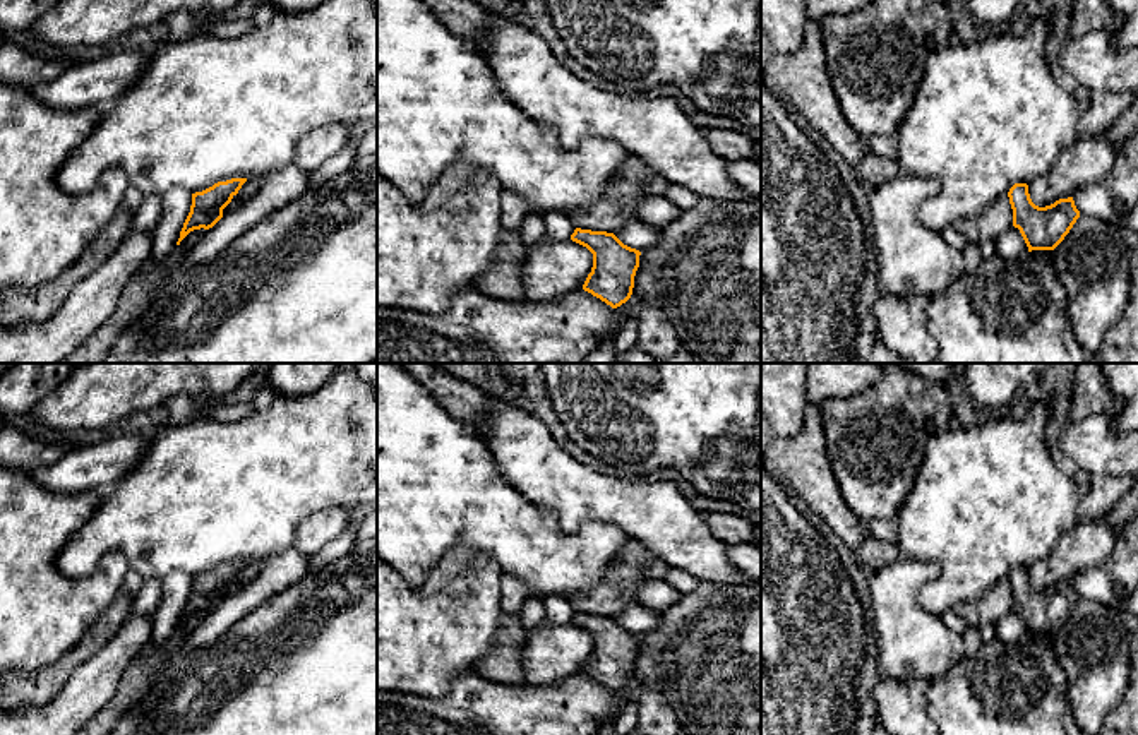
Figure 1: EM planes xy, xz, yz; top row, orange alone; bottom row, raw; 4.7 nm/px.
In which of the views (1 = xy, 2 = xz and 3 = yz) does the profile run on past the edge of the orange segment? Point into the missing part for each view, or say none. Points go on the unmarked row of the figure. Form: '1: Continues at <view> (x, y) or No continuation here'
1: No continuation here
2: No continuation here
3: No continuation here

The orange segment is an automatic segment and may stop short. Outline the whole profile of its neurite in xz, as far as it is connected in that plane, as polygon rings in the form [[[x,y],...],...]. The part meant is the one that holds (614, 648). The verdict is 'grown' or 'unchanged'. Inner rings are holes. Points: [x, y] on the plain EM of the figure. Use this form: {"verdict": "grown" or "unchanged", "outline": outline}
{"verdict": "unchanged", "outline": [[[576,612],[571,624],[593,637],[593,651],[583,673],[612,692],[626,687],[632,678],[641,636],[607,615]]]}

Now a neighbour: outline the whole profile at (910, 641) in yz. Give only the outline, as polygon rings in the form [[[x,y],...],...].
[[[903,555],[871,572],[867,600],[877,636],[879,678],[919,675],[936,680],[963,658],[961,636],[919,605],[920,589],[937,574],[937,564]]]

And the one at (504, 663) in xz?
[[[502,613],[494,639],[494,648],[475,668],[488,680],[521,685],[528,684],[521,653],[526,641],[526,629],[518,615]]]

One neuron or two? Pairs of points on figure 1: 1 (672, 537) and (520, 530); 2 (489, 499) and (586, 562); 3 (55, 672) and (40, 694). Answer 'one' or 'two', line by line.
1: two
2: one
3: one

